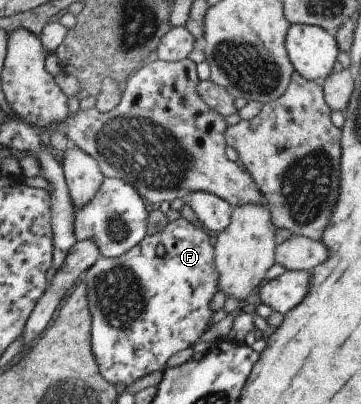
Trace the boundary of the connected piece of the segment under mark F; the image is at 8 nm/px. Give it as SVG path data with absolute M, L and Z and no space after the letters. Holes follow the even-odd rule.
M179 216L175 221L167 222L165 228L161 232L154 235L143 236L137 245L134 245L127 253L116 258L106 258L100 256L97 261L85 273L83 283L86 285L86 300L89 302L90 317L93 323L90 325L90 346L93 350L94 360L98 364L100 376L108 381L111 385L121 383L121 385L131 385L133 381L149 375L152 371L163 371L165 361L170 355L185 347L193 345L194 341L201 335L202 332L208 329L211 321L212 310L209 308L209 303L213 299L213 294L216 292L216 285L218 282L218 273L214 266L214 247L209 245L209 236L194 227L189 221ZM163 245L165 249L163 257L158 257L155 254L155 247Z

